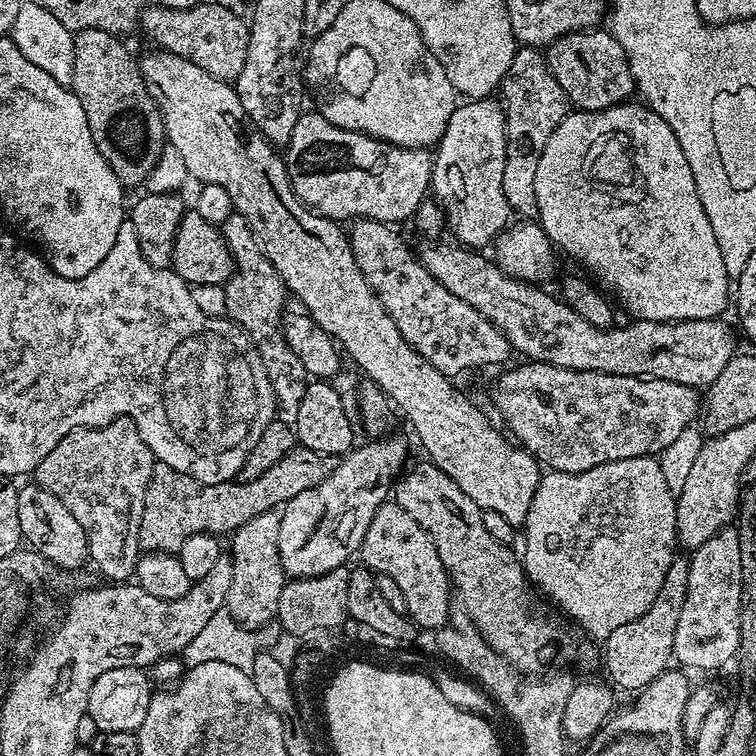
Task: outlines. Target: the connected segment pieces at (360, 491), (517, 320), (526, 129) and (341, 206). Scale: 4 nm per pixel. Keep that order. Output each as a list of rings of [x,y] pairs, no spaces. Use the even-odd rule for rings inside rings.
[[[373,439],[371,442],[364,442],[366,444],[361,448],[359,445],[351,454],[345,455],[337,463],[336,469],[318,486],[314,486],[310,490],[302,490],[302,494],[298,494],[283,505],[278,550],[285,577],[321,576],[330,570],[341,567],[345,563],[344,559],[351,552],[352,555],[359,553],[360,543],[366,538],[366,532],[377,508],[389,499],[394,488],[394,477],[405,467],[405,465],[403,466],[404,444],[402,441],[394,439]]]
[[[455,243],[428,244],[424,249],[419,249],[420,261],[430,270],[430,274],[454,298],[462,298],[478,314],[488,319],[509,342],[513,349],[521,352],[521,357],[538,364],[553,364],[559,368],[569,368],[579,372],[601,372],[602,374],[614,374],[615,376],[639,376],[653,380],[665,380],[666,382],[678,382],[682,386],[690,386],[697,390],[707,389],[726,370],[726,366],[732,361],[737,351],[736,340],[732,332],[723,324],[723,319],[715,320],[678,320],[663,324],[662,322],[650,322],[649,320],[633,319],[632,324],[625,328],[609,326],[596,328],[582,314],[572,309],[571,304],[563,299],[555,300],[548,292],[543,292],[540,286],[518,280],[515,276],[509,276],[499,264],[488,260],[476,250],[469,250]]]
[[[527,46],[517,47],[514,54],[514,62],[510,62],[510,70],[504,76],[502,85],[502,107],[504,109],[504,121],[508,127],[508,145],[506,146],[506,174],[502,178],[502,190],[506,194],[506,202],[517,217],[532,218],[536,216],[536,175],[538,174],[538,162],[546,142],[550,142],[550,134],[558,130],[558,126],[564,121],[570,111],[568,95],[558,86],[558,78],[550,74],[550,66],[543,51]]]
[[[311,111],[300,115],[294,126],[294,134],[283,153],[292,188],[301,202],[321,216],[337,222],[380,220],[383,224],[396,226],[399,225],[399,220],[411,221],[430,192],[433,153],[427,148],[399,148],[397,144],[390,144],[387,140],[376,140],[363,132],[339,128],[325,116],[321,116],[319,111]]]

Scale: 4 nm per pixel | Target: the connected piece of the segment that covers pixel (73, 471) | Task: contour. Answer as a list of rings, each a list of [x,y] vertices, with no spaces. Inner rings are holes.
[[[121,418],[112,420],[108,424],[104,424],[100,428],[76,428],[70,434],[66,434],[66,438],[62,438],[62,442],[58,442],[54,446],[54,450],[50,450],[50,454],[46,454],[46,458],[42,458],[40,465],[36,467],[34,473],[35,483],[45,488],[50,494],[54,494],[54,498],[58,498],[58,502],[62,502],[62,506],[66,506],[66,510],[70,510],[70,514],[74,514],[74,519],[78,521],[78,526],[82,526],[82,530],[86,534],[86,542],[88,543],[88,555],[91,563],[96,563],[96,568],[105,576],[108,582],[128,582],[135,577],[136,564],[142,555],[140,547],[140,523],[142,522],[142,506],[146,502],[146,486],[150,486],[150,478],[152,477],[152,465],[154,457],[150,446],[146,446],[146,442],[142,442],[142,434],[138,434],[134,421]]]

